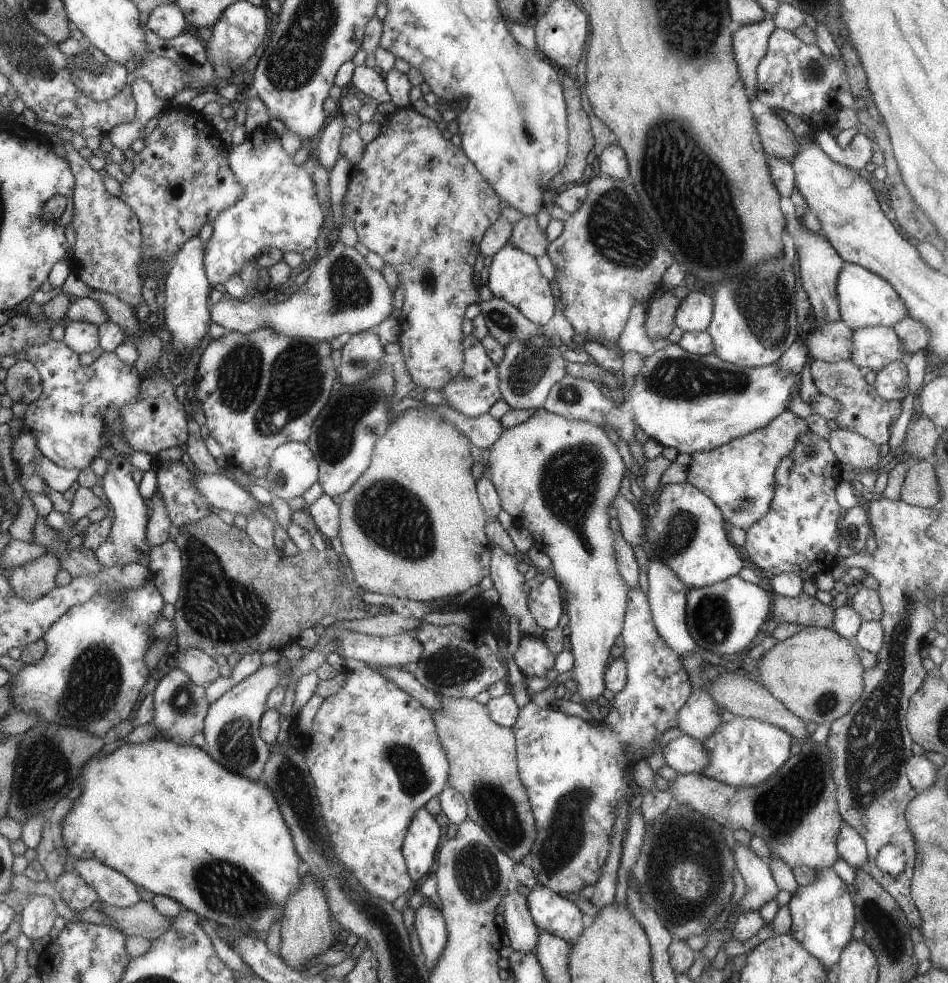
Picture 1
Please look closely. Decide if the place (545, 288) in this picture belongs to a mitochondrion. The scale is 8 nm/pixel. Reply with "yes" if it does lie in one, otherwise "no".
no

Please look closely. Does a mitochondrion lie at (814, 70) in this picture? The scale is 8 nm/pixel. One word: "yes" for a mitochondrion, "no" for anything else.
yes

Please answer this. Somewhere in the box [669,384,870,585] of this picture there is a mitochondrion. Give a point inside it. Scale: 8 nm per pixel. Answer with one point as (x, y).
(741, 503)

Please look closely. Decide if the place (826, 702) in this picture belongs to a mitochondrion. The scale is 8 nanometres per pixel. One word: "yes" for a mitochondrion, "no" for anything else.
yes

